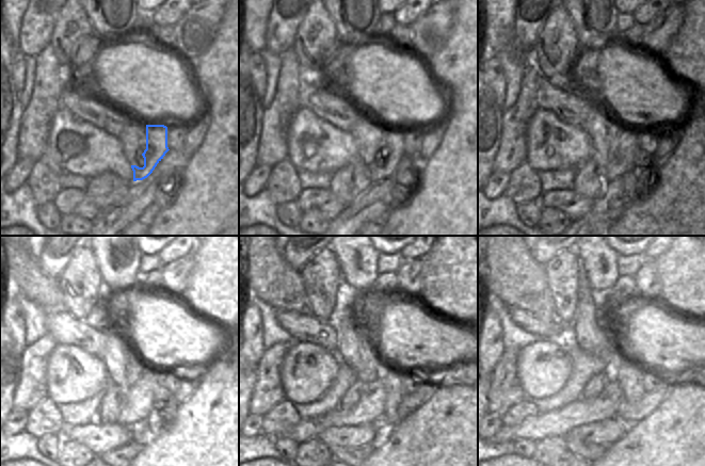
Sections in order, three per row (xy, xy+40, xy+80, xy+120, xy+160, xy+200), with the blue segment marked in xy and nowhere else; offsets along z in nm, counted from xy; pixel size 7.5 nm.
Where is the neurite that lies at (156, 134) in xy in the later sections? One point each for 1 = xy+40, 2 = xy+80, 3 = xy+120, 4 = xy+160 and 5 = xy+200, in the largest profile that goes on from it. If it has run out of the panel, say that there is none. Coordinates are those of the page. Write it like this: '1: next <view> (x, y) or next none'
1: next xy+40 (391, 150)
2: next xy+80 (626, 145)
3: next xy+120 (139, 403)
4: next xy+160 (370, 407)
5: next xy+200 (559, 422)

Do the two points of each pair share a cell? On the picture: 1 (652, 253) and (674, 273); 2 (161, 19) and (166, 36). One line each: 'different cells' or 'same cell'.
1: different cells
2: different cells

